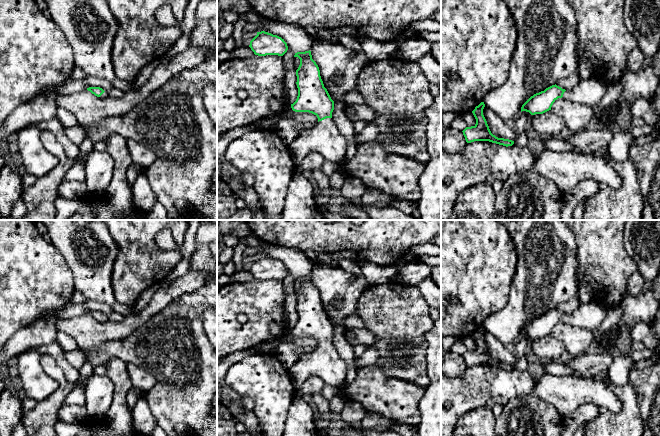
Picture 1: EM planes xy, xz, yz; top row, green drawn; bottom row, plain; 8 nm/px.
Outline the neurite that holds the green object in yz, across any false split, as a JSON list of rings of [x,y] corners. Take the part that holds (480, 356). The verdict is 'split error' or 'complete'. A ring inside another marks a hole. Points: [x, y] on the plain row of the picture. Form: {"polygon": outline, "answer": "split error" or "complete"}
{"polygon": [[[481,326],[472,335],[476,348],[471,351],[466,351],[462,356],[467,367],[474,365],[489,365],[503,370],[512,370],[514,365],[504,362],[498,362],[493,359],[489,353],[487,345],[483,339],[483,333],[485,331],[484,326]]], "answer": "complete"}

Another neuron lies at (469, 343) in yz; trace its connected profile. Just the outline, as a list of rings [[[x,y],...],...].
[[[472,336],[462,338],[462,342],[465,348],[467,349],[467,351],[475,350],[476,343]]]

